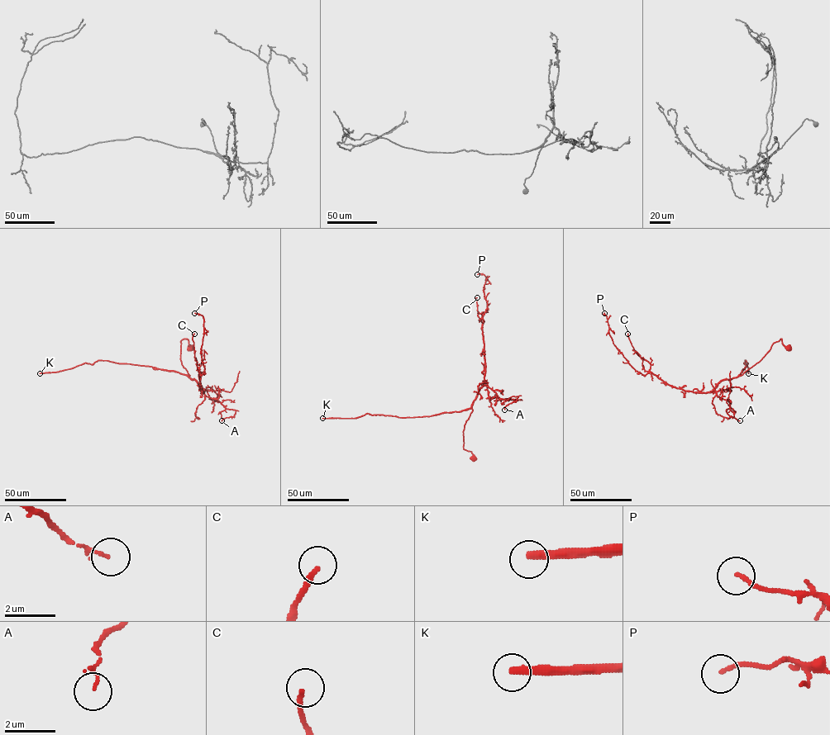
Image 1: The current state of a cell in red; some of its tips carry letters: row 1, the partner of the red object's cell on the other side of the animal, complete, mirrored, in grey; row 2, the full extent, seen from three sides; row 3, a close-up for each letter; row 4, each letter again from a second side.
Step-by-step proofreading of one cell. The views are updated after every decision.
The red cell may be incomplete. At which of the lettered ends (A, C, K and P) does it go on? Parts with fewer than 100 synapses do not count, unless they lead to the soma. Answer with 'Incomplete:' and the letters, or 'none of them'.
Incomplete: K

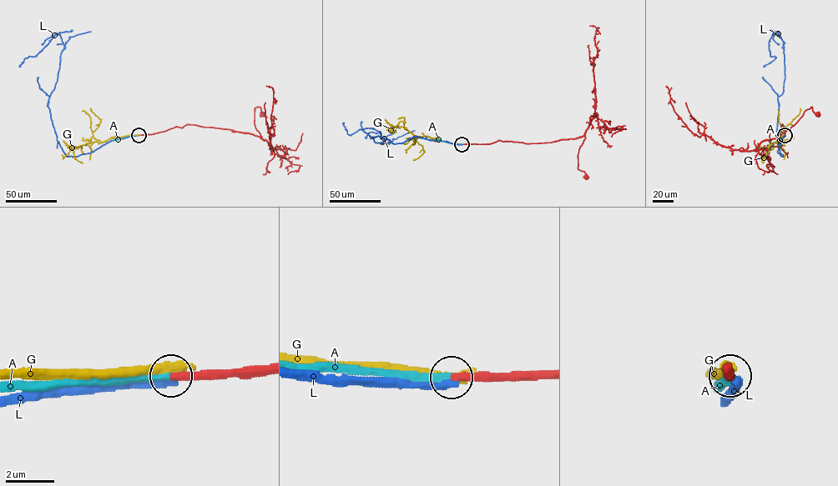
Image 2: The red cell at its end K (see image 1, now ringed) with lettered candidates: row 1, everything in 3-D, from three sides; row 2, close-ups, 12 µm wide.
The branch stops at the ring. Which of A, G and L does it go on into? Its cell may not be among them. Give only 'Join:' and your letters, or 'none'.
Join: A

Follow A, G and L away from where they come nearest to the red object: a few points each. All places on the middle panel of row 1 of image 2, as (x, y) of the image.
A: (462, 144), (436, 138)
G: (462, 144), (428, 136), (415, 136), (402, 127), (396, 127), (401, 121), (406, 122)
L: (462, 144), (371, 137), (381, 144), (387, 142), (374, 128), (349, 135), (343, 122)

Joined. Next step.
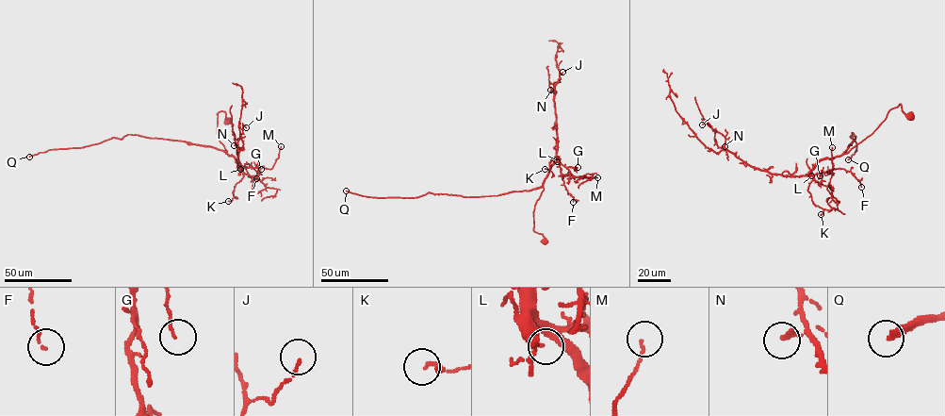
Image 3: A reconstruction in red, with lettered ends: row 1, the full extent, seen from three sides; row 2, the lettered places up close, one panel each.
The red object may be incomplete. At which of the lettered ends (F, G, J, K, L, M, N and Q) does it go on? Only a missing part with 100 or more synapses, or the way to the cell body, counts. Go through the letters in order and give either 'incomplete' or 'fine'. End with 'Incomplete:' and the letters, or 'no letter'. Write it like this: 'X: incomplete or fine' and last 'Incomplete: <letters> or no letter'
F: fine
G: fine
J: fine
K: fine
L: fine
M: fine
N: fine
Q: incomplete
Incomplete: Q

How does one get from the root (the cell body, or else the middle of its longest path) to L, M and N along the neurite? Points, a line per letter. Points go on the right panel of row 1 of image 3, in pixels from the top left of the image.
L: (910, 117), (903, 110), (901, 104), (891, 108), (870, 135), (847, 153), (820, 159), (811, 175)
M: (910, 117), (901, 104), (891, 108), (870, 135), (847, 153), (820, 159), (813, 174), (832, 175), (832, 147)
N: (910, 117), (901, 104), (891, 108), (870, 135), (847, 153), (820, 159), (806, 175), (757, 169), (725, 146)

